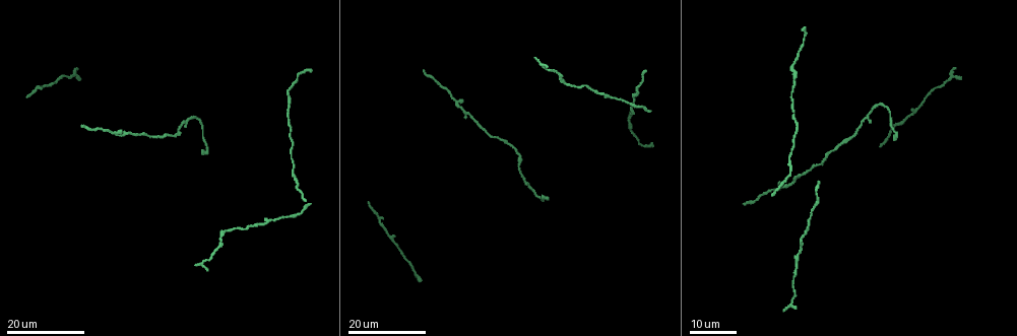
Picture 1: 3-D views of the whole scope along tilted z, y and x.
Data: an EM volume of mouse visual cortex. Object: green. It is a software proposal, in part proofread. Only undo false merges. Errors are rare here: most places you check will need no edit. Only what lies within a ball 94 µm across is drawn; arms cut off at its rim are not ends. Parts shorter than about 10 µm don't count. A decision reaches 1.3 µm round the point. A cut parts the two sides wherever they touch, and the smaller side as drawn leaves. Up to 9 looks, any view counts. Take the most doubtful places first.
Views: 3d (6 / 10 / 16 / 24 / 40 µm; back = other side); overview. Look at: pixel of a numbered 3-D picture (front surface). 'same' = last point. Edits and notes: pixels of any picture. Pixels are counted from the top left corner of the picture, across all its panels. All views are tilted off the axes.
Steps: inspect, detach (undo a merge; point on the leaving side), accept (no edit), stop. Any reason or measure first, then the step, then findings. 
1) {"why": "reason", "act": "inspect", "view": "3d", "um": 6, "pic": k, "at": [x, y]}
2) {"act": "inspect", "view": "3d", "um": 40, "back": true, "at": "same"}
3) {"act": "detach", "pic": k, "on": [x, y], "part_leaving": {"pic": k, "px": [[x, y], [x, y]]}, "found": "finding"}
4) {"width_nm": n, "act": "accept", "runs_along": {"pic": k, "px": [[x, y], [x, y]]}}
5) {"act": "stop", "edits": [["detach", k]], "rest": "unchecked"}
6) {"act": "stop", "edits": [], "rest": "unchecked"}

{"act": "inspect", "view": "3d", "um": 24, "pic": 1, "at": [226, 230]}

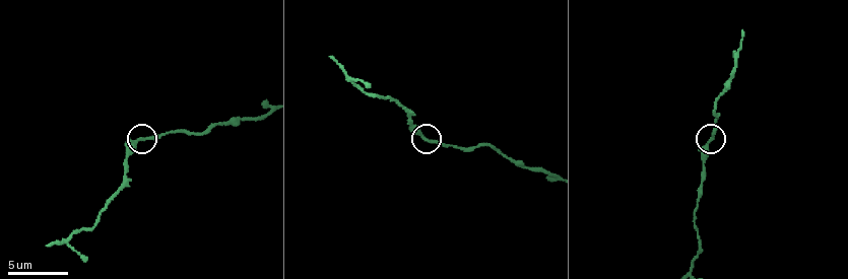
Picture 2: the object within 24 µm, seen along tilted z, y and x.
{"act": "inspect", "view": "3d", "um": 6, "pic": 2, "at": [423, 137]}

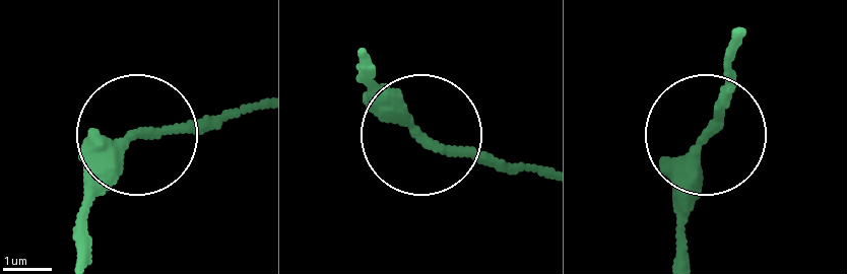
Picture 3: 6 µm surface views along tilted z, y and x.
{"side_arm_um": 16, "act": "accept", "found": "continuous, no second neuron"}

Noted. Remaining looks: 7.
{"why": "side arm on a straight run", "act": "inspect", "view": "3d", "um": 24, "pic": 1, "at": [114, 132]}

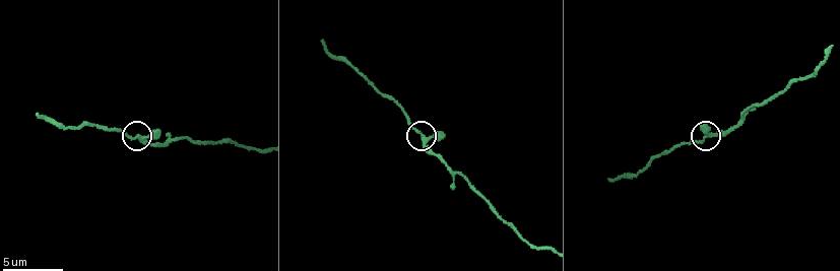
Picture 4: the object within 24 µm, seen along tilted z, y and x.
{"why": "closer look", "act": "inspect", "view": "3d", "um": 6, "pic": 4, "at": [423, 140]}

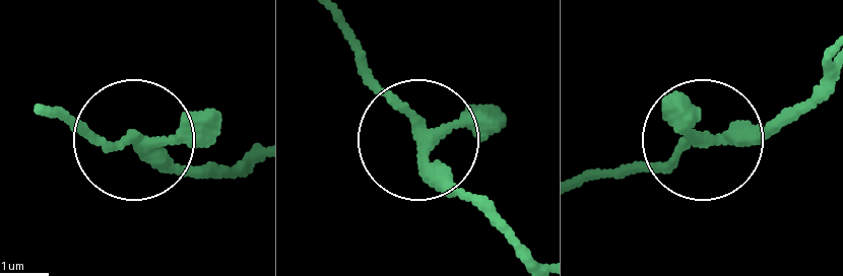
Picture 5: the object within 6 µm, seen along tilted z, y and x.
{"arms": 3, "act": "accept", "found": "all the same neuron"}

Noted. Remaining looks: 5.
{"act": "inspect", "view": "3d", "um": 24, "pic": 1, "at": [796, 71]}

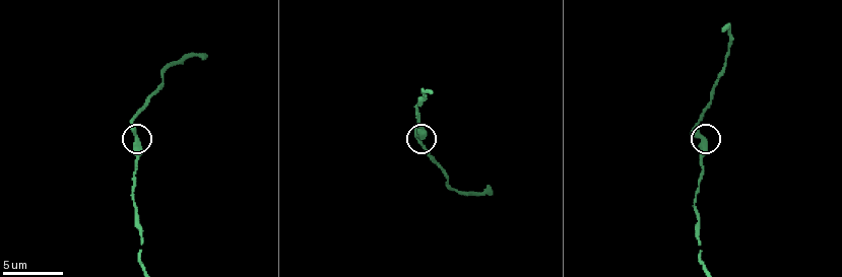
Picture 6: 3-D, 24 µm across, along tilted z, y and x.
{"act": "inspect", "view": "3d", "um": 6, "pic": 6, "at": [703, 142]}

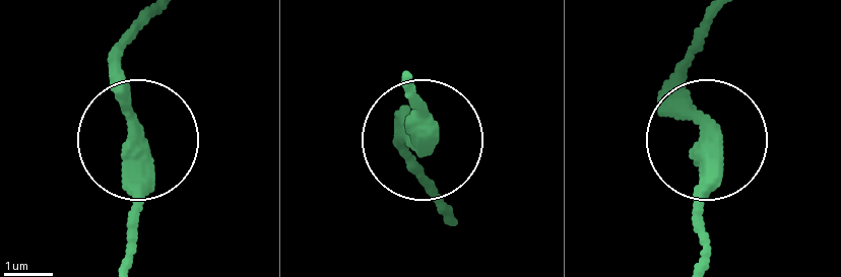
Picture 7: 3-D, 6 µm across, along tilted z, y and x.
{"act": "accept", "found": "all the same neuron"}

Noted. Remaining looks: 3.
{"act": "inspect", "view": "3d", "um": 16, "pic": 1, "at": [839, 144]}

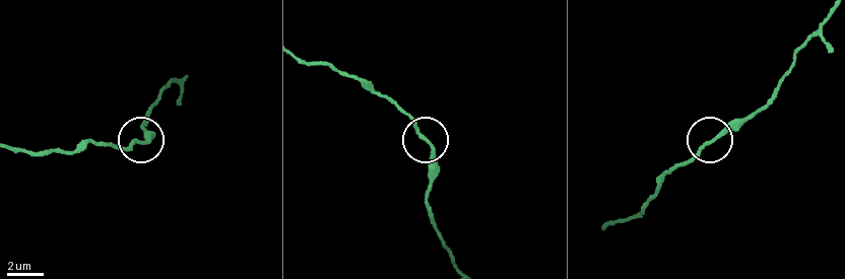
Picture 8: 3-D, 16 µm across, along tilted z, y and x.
{"act": "inspect", "view": "3d", "um": 6, "pic": 8, "at": [137, 141]}

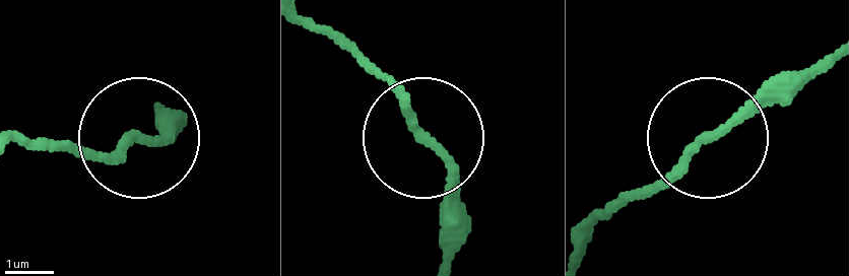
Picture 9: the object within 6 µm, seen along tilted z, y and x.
{"width_nm": 180, "act": "accept", "runs_along": {"pic": 9, "px": [[425, 138], [343, 40]]}, "found": "all the same neuron"}

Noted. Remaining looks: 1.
{"act": "stop", "edits": [], "rest": "unchecked"}

